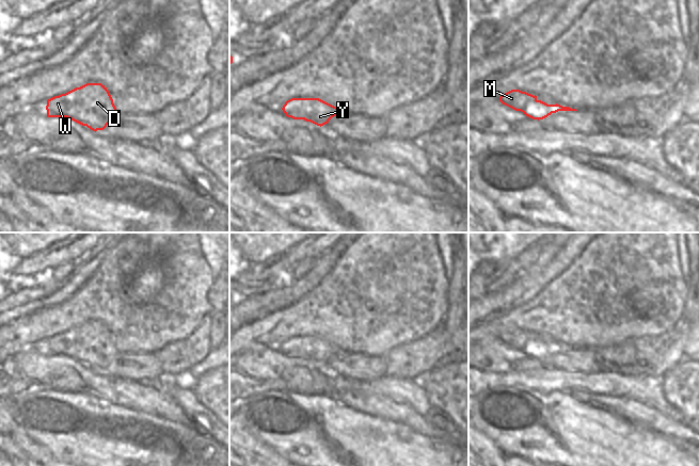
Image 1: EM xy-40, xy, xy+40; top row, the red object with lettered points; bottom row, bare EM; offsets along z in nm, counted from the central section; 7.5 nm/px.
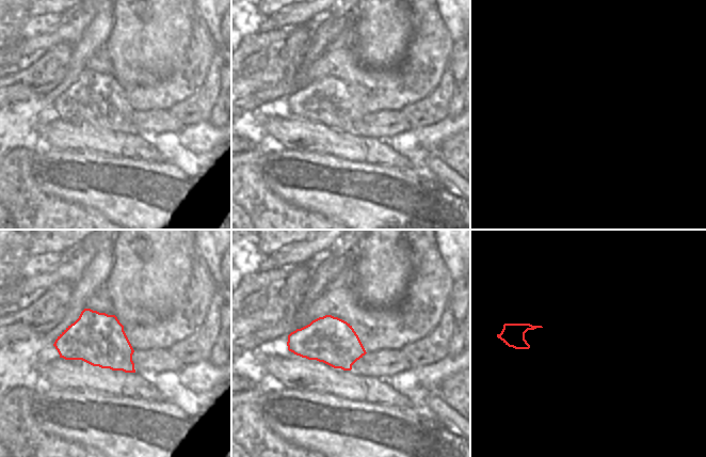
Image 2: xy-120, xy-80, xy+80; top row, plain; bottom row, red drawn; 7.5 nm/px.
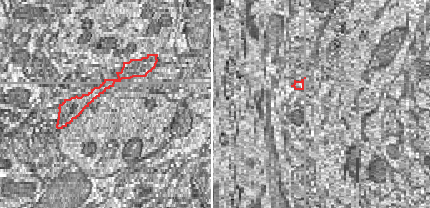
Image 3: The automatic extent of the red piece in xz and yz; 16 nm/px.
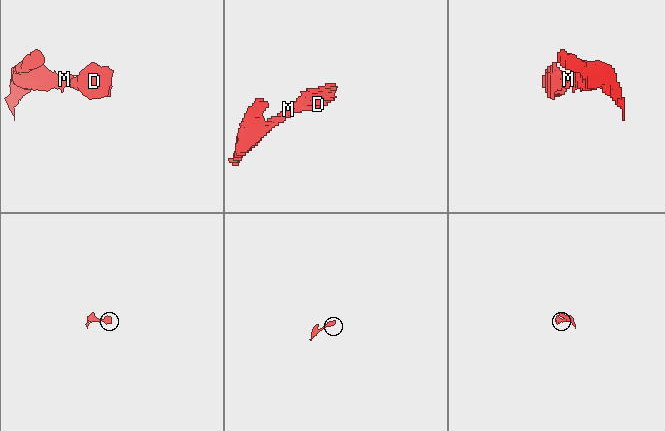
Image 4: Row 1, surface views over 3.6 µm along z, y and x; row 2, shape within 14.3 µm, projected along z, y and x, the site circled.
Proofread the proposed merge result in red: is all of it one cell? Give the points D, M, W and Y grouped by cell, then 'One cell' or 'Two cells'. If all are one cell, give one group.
Groups: D M W Y. One cell

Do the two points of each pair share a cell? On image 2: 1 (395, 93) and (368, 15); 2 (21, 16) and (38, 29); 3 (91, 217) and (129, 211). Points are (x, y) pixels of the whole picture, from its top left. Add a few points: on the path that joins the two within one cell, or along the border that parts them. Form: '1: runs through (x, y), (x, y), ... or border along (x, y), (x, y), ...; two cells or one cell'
1: border along (405, 51), (392, 66), (370, 68), (362, 64); two cells
2: border along (32, 16), (23, 26), (20, 36); two cells
3: border along (80, 205), (94, 207), (107, 218); two cells

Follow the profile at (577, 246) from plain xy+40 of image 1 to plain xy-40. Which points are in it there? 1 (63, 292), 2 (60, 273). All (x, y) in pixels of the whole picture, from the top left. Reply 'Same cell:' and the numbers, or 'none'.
Same cell: 1

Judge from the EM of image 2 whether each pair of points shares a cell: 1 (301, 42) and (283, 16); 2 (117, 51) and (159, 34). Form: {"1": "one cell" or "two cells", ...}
{"1": "two cells", "2": "one cell"}

